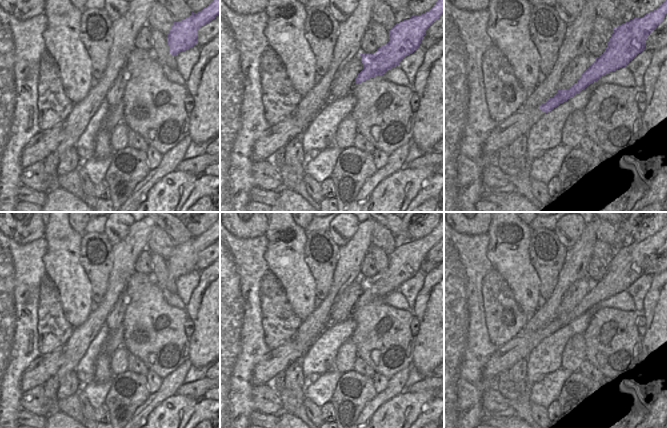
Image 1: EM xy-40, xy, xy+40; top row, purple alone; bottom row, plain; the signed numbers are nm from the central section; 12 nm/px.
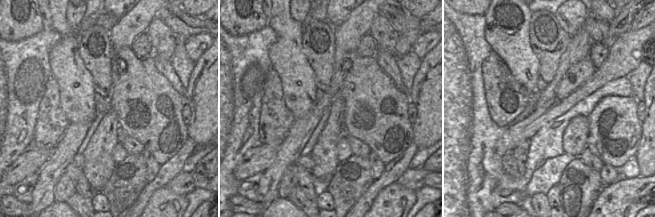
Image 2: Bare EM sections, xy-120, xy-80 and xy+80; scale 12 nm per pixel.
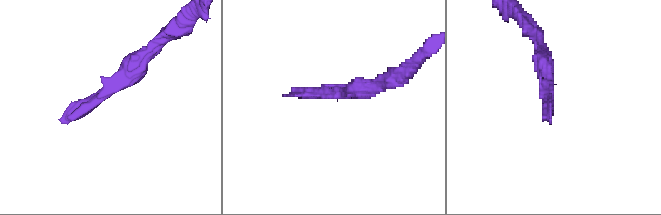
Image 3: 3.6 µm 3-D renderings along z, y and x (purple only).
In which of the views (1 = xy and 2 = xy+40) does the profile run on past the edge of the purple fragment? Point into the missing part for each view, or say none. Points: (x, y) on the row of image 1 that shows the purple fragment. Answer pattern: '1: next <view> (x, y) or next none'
1: next none
2: next xy+40 (504, 133)

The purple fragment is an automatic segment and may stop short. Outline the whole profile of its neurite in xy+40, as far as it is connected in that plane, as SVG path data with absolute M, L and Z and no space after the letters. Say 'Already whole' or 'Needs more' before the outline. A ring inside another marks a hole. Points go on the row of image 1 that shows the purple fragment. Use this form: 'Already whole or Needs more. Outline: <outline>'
Needs more. Outline: M665 0L657 9L644 15L642 18L633 18L632 20L614 28L614 32L607 44L605 52L600 57L595 59L595 62L582 74L577 83L575 83L569 89L558 90L558 92L546 103L533 109L521 108L503 122L498 123L484 142L482 148L483 153L497 154L502 148L509 147L518 137L527 134L531 127L537 123L543 115L550 112L560 104L566 102L568 99L578 94L580 91L597 81L602 76L627 66L630 61L632 61L639 53L645 50L647 36L653 30L656 30L657 26L663 22L666 14L667 0Z

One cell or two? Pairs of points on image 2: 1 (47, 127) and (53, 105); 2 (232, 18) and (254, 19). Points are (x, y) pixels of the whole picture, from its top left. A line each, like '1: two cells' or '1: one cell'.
1: one cell
2: one cell

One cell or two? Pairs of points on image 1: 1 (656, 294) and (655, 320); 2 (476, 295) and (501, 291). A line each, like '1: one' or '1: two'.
1: one
2: two

